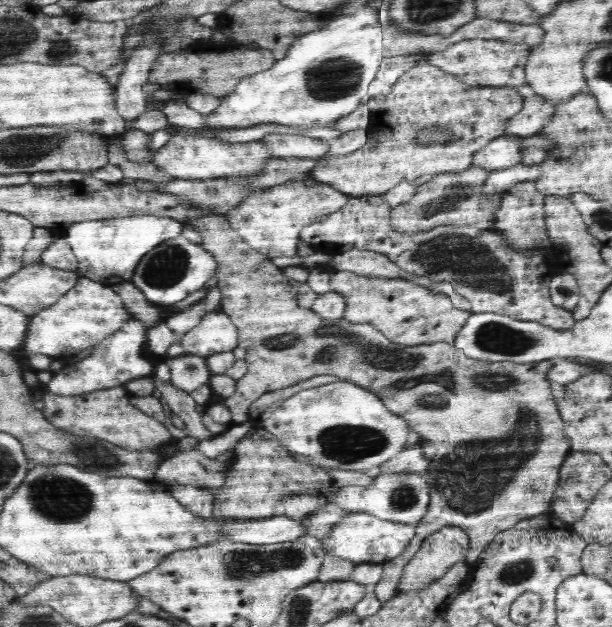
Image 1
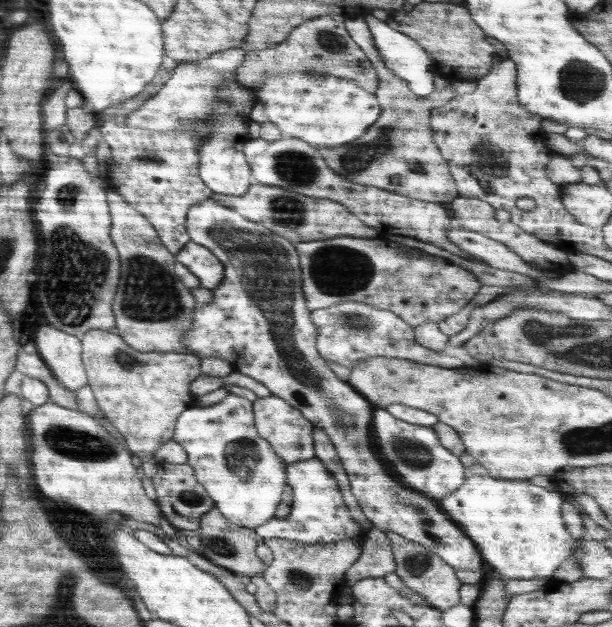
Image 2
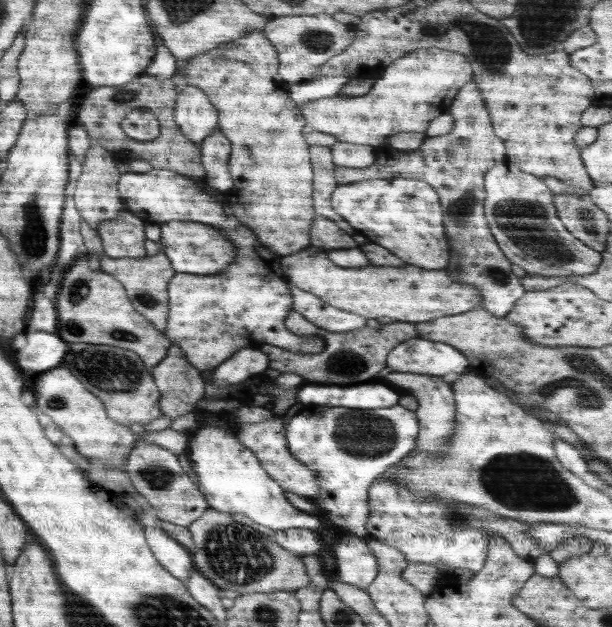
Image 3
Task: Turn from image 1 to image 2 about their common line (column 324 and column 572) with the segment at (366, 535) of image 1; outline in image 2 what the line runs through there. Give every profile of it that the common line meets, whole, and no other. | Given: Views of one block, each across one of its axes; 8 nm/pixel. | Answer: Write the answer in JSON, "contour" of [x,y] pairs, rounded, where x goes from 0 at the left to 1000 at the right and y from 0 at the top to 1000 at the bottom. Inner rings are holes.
{"contour":[[[801,758],[761,759],[748,781],[722,797],[722,817],[766,855],[781,872],[786,888],[825,925],[897,922],[908,912],[938,872],[938,860],[918,829],[918,794],[889,777],[873,774],[868,766],[812,764]]]}

